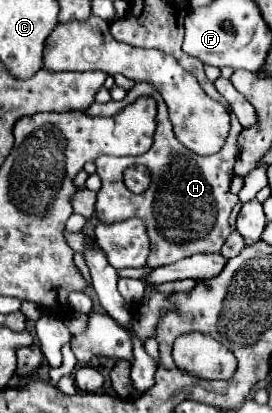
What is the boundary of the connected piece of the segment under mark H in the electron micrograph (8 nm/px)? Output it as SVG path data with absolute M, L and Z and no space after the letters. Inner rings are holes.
M136 83L122 101L92 103L86 109L86 113L92 116L112 117L122 107L134 103L140 97L156 99L158 127L154 133L154 143L144 155L138 155L138 157L98 157L94 161L98 177L106 181L104 187L98 191L96 219L100 223L120 223L132 217L142 219L146 223L146 231L150 237L150 255L148 255L146 265L152 269L188 259L190 255L196 255L196 253L220 253L220 247L224 245L228 235L234 231L228 219L230 219L232 207L238 203L238 197L230 191L234 163L240 151L238 137L242 133L242 125L238 123L238 117L234 113L230 115L232 129L222 151L214 155L194 155L188 147L184 147L176 139L174 127L166 111L166 103L155 87L148 83L140 83L140 85ZM132 165L144 165L150 171L152 183L144 193L132 193L124 185L122 175Z

